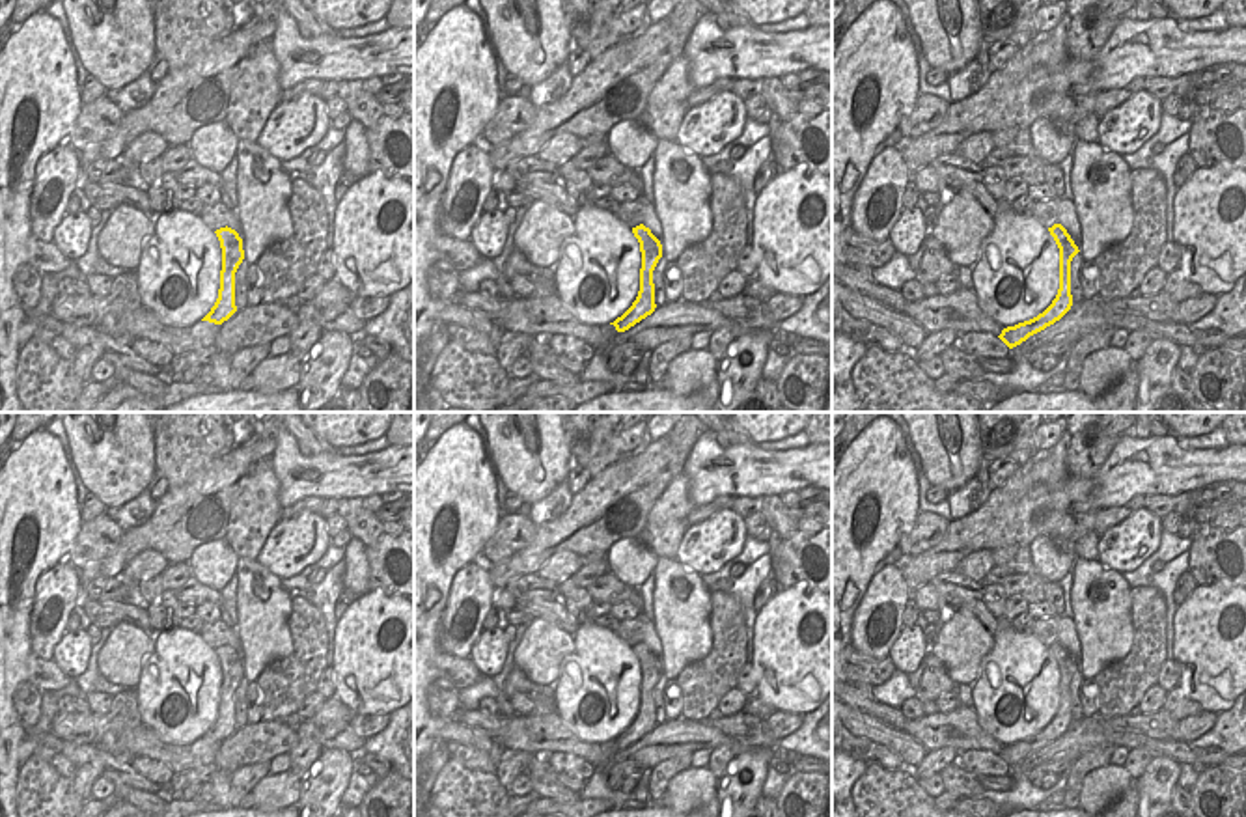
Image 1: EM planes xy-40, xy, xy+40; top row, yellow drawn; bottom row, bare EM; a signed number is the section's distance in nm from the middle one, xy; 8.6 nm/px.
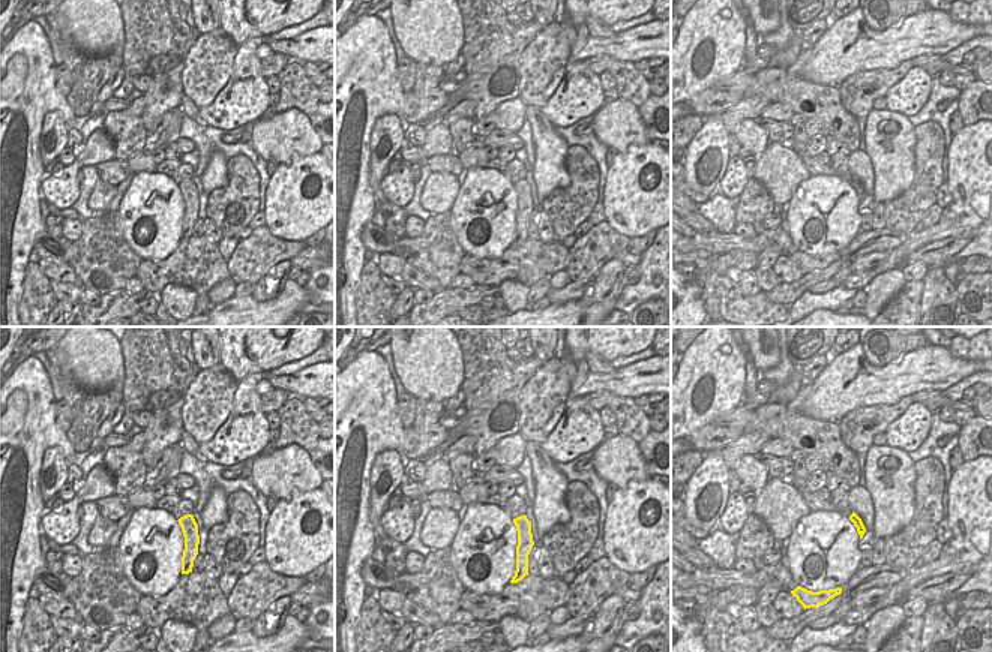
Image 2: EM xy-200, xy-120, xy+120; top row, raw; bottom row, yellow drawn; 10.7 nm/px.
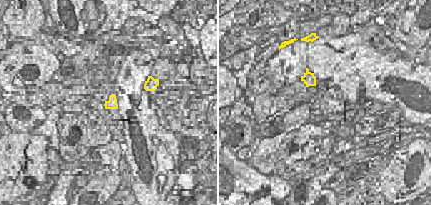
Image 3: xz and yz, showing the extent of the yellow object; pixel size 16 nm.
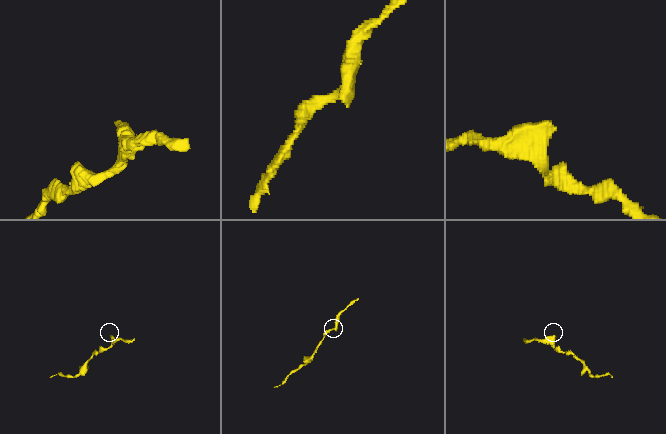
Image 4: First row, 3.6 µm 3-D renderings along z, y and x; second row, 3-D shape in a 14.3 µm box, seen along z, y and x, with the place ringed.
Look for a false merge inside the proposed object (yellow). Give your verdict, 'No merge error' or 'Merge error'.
No merge error.

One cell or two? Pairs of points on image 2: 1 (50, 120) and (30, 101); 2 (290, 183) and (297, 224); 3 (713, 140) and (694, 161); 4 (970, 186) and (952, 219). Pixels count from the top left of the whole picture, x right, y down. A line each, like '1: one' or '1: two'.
1: two
2: one
3: one
4: one

